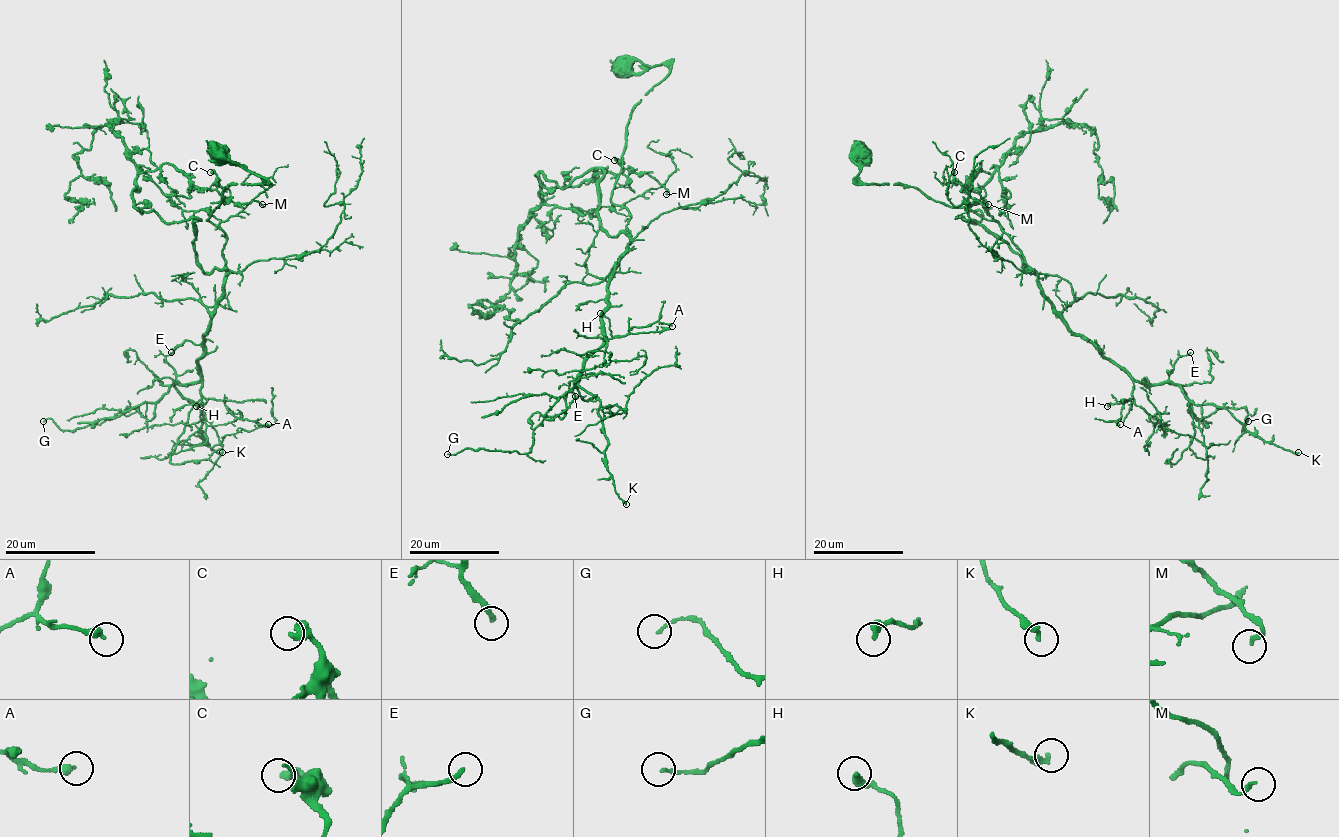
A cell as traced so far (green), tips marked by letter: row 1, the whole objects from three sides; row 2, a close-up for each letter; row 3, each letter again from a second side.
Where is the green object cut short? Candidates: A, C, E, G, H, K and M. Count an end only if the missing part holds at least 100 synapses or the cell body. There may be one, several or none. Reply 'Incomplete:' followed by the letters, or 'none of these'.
Incomplete: none of these

